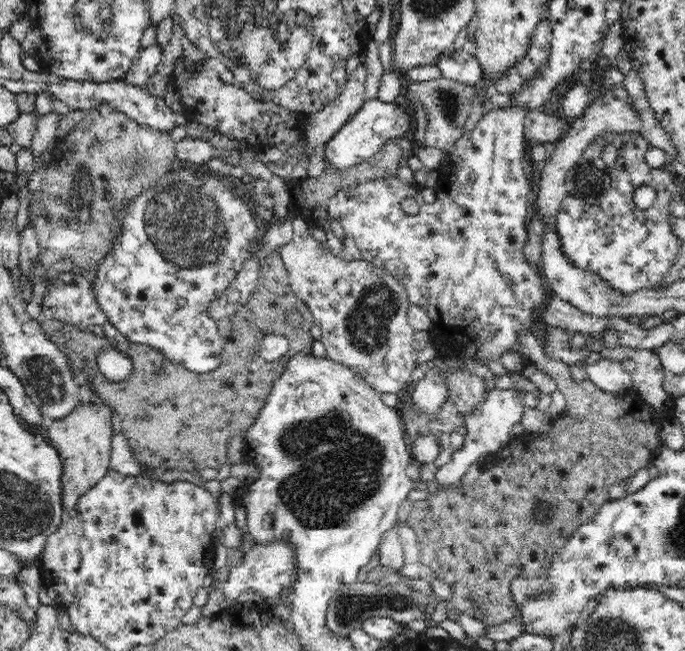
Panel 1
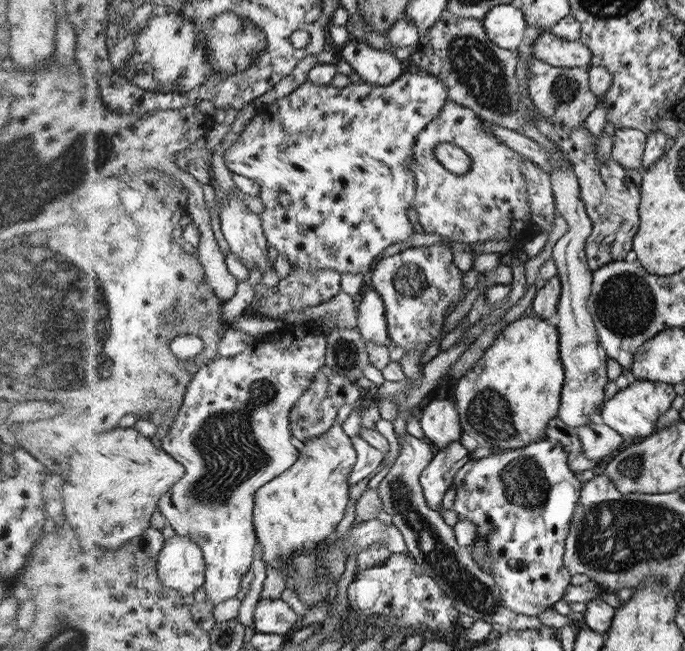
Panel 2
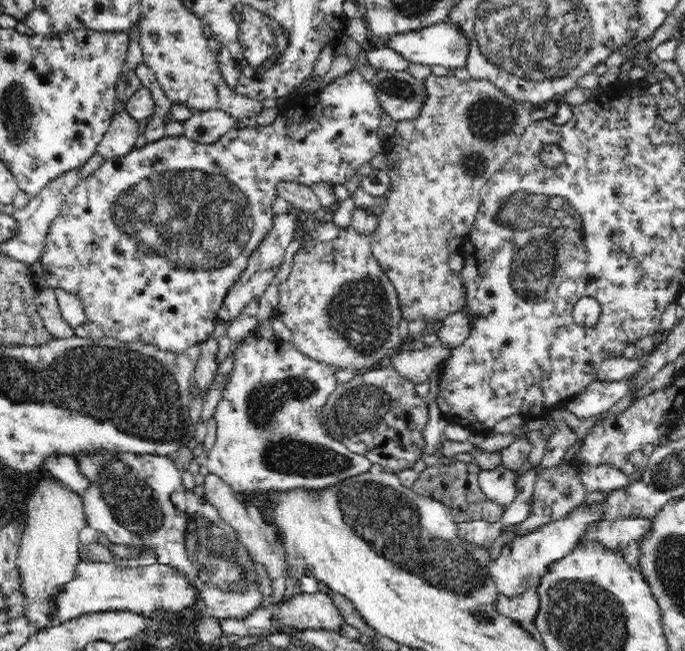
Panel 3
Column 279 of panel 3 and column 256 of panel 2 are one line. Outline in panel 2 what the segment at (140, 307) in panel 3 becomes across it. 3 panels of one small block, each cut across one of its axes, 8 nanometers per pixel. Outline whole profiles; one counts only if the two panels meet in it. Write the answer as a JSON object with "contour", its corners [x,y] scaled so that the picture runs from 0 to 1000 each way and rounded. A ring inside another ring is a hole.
{"contour":[[[607,98],[588,104],[587,114],[569,127],[566,132],[543,131],[531,126],[511,127],[501,135],[489,135],[485,131],[458,129],[447,126],[419,147],[407,152],[404,158],[394,158],[391,166],[385,169],[385,178],[377,178],[377,184],[371,184],[362,200],[347,210],[347,218],[343,218],[330,233],[327,246],[331,255],[340,266],[347,266],[374,280],[380,281],[385,293],[382,301],[387,324],[381,329],[385,338],[385,353],[396,375],[406,381],[410,390],[420,395],[428,412],[441,412],[447,418],[467,418],[467,415],[491,415],[498,421],[534,421],[546,412],[546,406],[552,402],[552,393],[572,375],[587,372],[606,356],[599,344],[599,338],[593,335],[593,320],[601,316],[601,307],[609,298],[609,276],[604,272],[604,263],[599,255],[599,246],[603,240],[603,227],[609,221],[609,214],[616,201],[628,187],[638,183],[638,178],[647,171],[650,160],[654,157],[655,137],[645,123],[625,111],[616,111]],[[412,295],[422,296],[425,313],[412,316],[406,313],[406,304]]]}

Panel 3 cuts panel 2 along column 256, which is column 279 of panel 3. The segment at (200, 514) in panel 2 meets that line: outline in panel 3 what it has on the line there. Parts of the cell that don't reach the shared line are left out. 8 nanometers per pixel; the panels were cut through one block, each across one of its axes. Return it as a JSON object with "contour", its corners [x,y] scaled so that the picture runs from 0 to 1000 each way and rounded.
{"contour":[[[371,515],[346,525],[340,544],[343,556],[337,579],[311,636],[317,653],[315,682],[298,714],[305,730],[330,743],[362,786],[380,791],[390,811],[388,833],[394,834],[400,851],[416,851],[416,817],[410,817],[404,790],[412,763],[397,763],[397,759],[442,756],[464,765],[482,750],[496,747],[502,737],[540,725],[549,711],[528,696],[511,691],[511,685],[486,667],[485,634],[479,624],[482,610],[496,590],[491,567],[447,547],[423,525],[391,525]]]}

